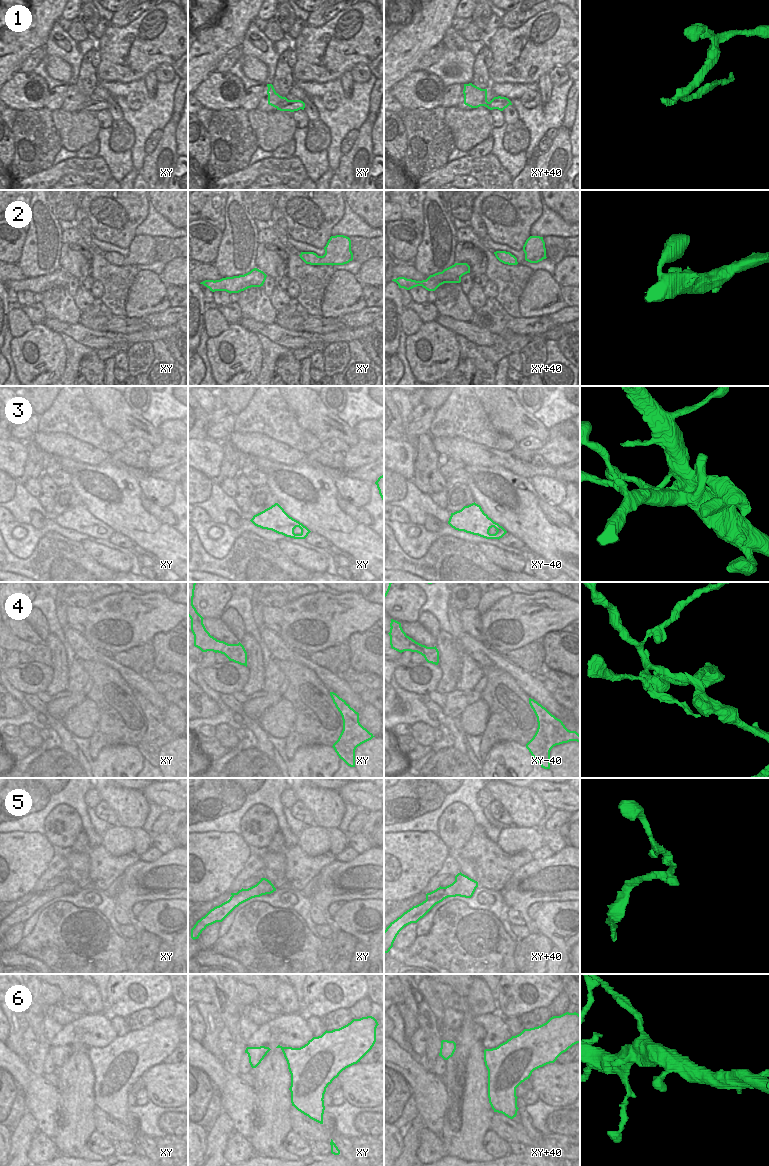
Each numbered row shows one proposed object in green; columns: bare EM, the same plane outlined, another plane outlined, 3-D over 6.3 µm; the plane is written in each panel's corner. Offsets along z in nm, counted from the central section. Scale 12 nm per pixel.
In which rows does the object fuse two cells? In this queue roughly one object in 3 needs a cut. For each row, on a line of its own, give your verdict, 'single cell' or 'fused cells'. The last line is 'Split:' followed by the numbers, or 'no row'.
1: fused cells
2: fused cells
3: single cell
4: fused cells
5: fused cells
6: single cell
Split: 1, 2, 4, 5

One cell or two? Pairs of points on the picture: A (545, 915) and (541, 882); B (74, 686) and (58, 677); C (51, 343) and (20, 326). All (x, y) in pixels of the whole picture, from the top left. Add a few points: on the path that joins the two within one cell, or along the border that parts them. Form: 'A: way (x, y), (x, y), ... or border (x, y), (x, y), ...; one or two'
A: border (567, 900), (545, 901), (543, 903); two
B: border (69, 665), (69, 679), (65, 689); two
C: border (34, 324), (22, 335), (14, 337); two

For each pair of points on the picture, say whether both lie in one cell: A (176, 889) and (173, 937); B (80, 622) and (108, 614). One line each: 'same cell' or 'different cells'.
A: different cells
B: different cells

